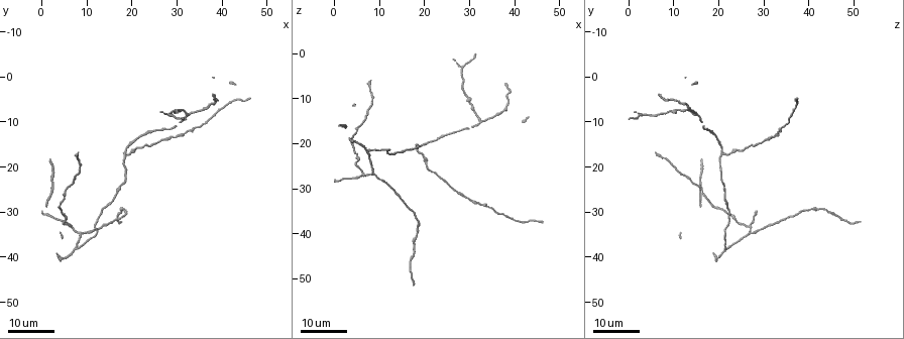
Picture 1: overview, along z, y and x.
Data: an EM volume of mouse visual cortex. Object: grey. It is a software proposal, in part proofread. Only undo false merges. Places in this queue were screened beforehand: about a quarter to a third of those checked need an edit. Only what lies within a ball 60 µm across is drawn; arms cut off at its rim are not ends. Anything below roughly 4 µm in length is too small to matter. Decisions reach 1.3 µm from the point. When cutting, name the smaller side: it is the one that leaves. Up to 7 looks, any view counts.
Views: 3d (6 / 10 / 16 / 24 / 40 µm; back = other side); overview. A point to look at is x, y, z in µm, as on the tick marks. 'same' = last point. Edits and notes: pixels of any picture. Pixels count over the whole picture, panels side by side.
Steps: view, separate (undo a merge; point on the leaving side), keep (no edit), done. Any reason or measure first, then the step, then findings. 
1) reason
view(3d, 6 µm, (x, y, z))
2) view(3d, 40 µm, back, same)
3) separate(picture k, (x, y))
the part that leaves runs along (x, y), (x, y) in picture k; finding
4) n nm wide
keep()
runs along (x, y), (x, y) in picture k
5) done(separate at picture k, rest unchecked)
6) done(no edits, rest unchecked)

a fork
view(3d, 16 µm, (7.5, 38.0, 22.5))

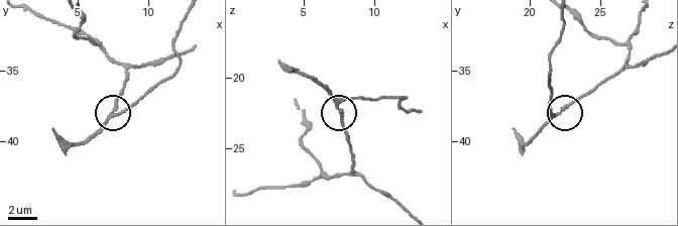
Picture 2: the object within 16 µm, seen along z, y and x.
view(3d, 6 µm, (7.4, 38.0, 22.0))

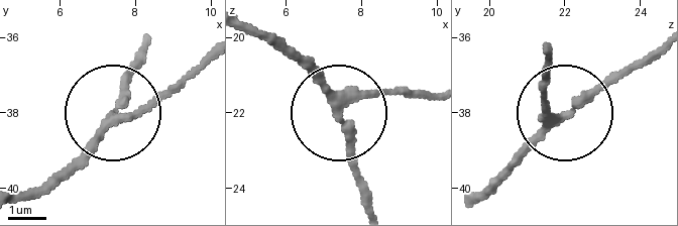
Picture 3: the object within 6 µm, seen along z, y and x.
keep()
runs along (546, 50), (546, 99), (559, 115), (491, 183) in picture 3; one neuron here

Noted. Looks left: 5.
view(3d, 16 µm, (7.0, 33.5, 27.0))

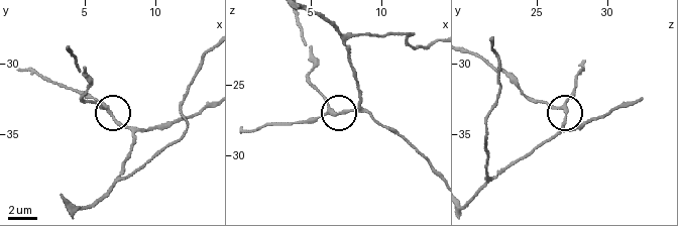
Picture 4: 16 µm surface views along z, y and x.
view(3d, 10 µm, (6.2, 33.0, 26.8))

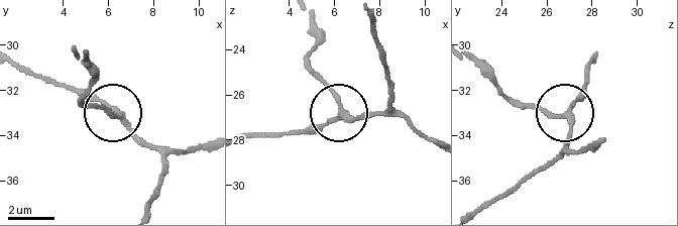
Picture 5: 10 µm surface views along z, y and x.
view(3d, 10 µm, back, (6.4, 33.1, 26.7))

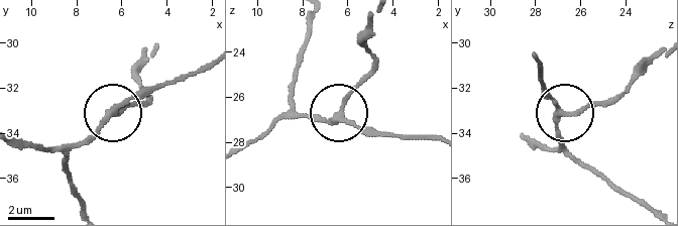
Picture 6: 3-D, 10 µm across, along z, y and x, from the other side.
3 arms
keep()
runs along (313, 24), (295, 76), (297, 111), (341, 115), (380, 134) in picture 6; one neuron here

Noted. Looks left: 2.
view(3d, 24 µm, (33.0, 8.0, 15.0))

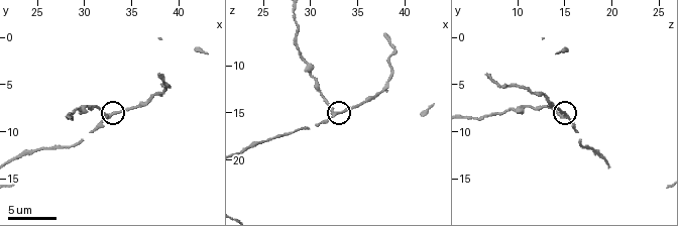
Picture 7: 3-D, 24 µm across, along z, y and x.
view(3d, 6 µm, (32.4, 8.2, 15.2))

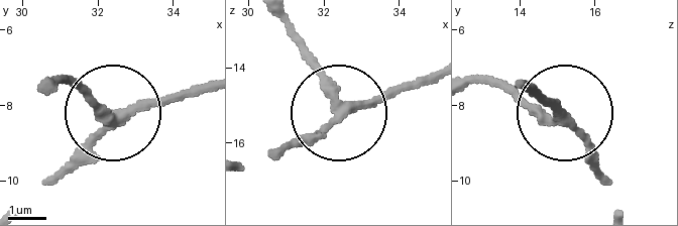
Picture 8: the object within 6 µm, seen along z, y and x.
250 nm wide
keep()
one neuron here

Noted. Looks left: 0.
done(no edits, rest unchecked)

